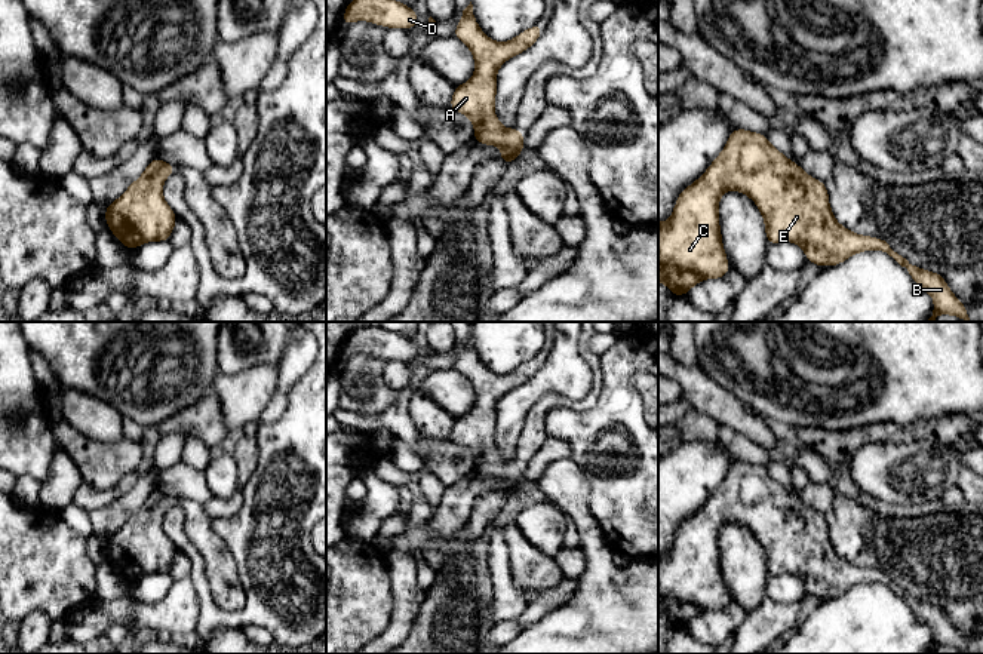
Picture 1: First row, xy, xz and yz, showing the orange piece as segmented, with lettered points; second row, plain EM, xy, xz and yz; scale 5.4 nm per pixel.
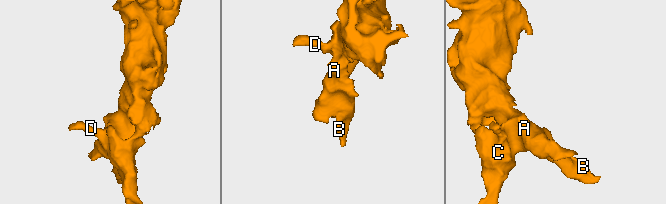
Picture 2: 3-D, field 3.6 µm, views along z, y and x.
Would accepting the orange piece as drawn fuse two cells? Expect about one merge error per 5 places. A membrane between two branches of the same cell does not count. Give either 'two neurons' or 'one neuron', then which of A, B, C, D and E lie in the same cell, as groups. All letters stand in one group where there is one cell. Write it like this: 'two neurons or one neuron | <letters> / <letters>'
one neuron | A B C D E

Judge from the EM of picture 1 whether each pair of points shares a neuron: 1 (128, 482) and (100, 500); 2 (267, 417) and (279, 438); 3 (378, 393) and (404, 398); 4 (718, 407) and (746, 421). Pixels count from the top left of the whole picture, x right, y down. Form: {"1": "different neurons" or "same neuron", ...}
{"1": "same neuron", "2": "different neurons", "3": "different neurons", "4": "same neuron"}

